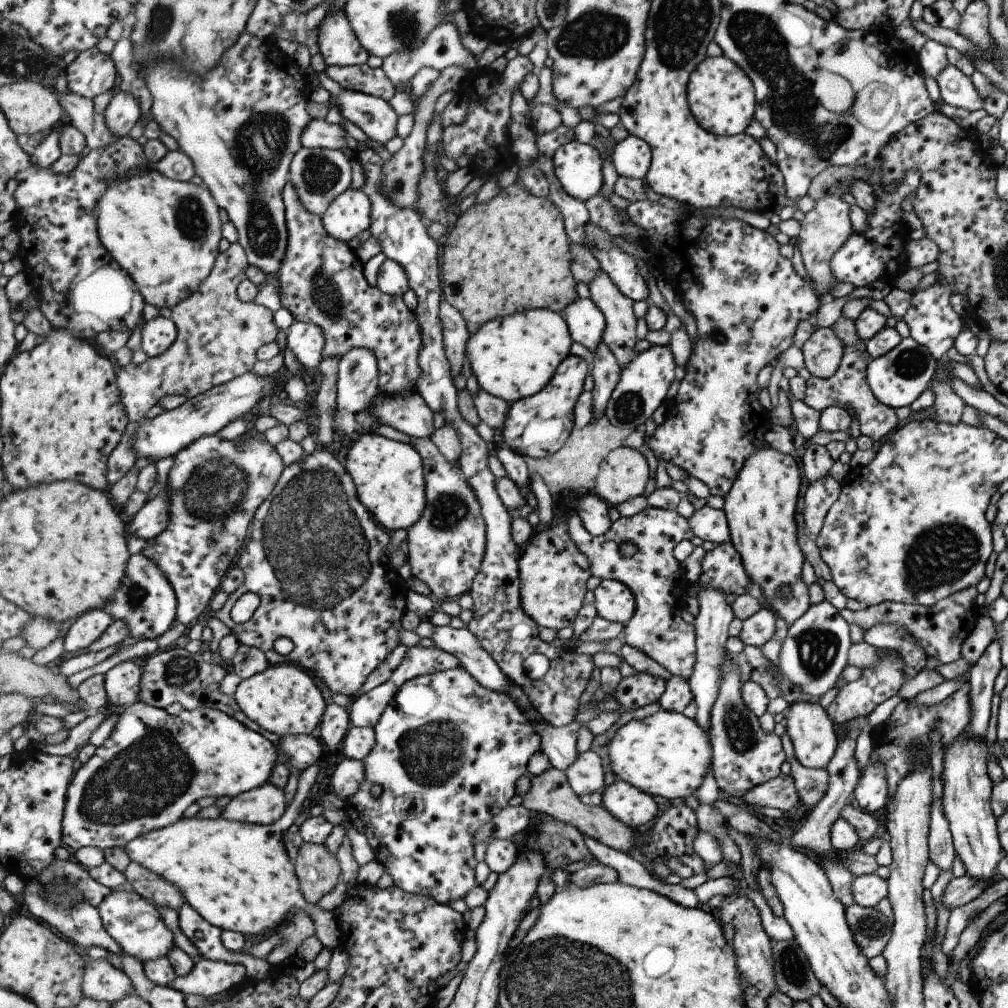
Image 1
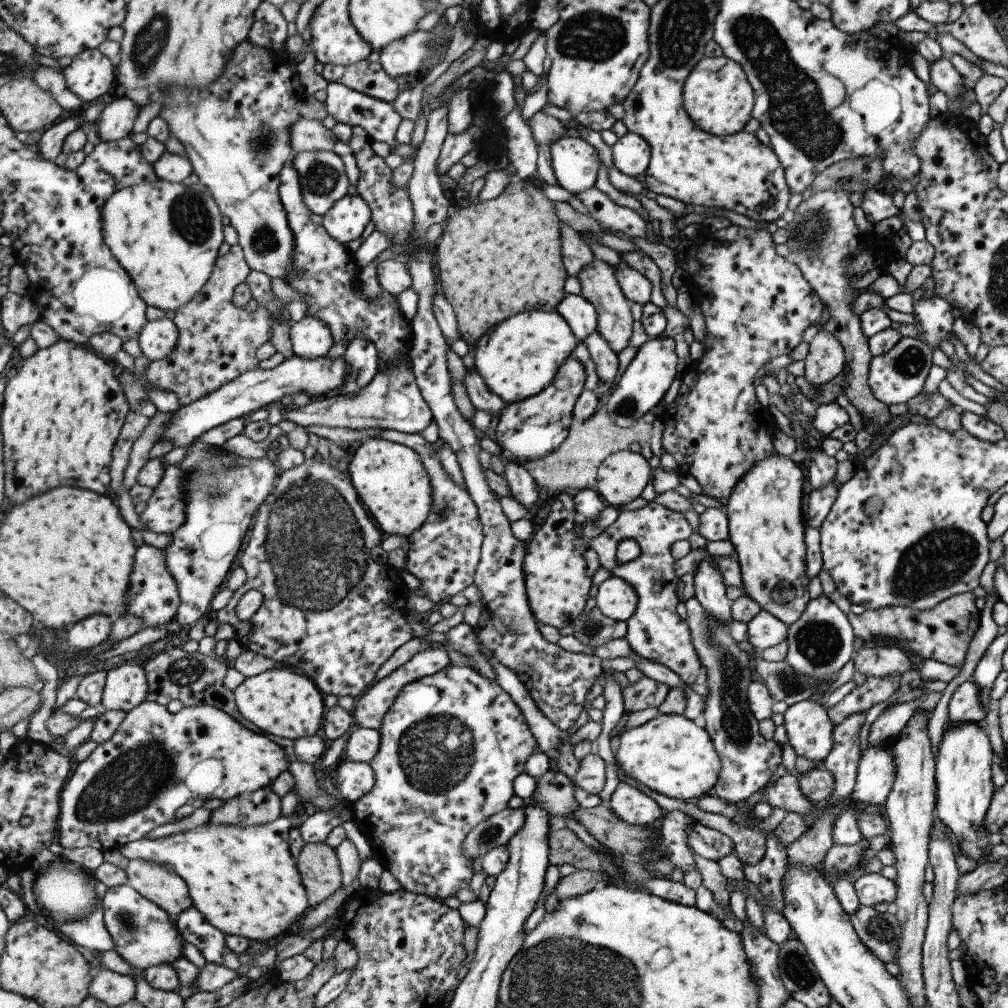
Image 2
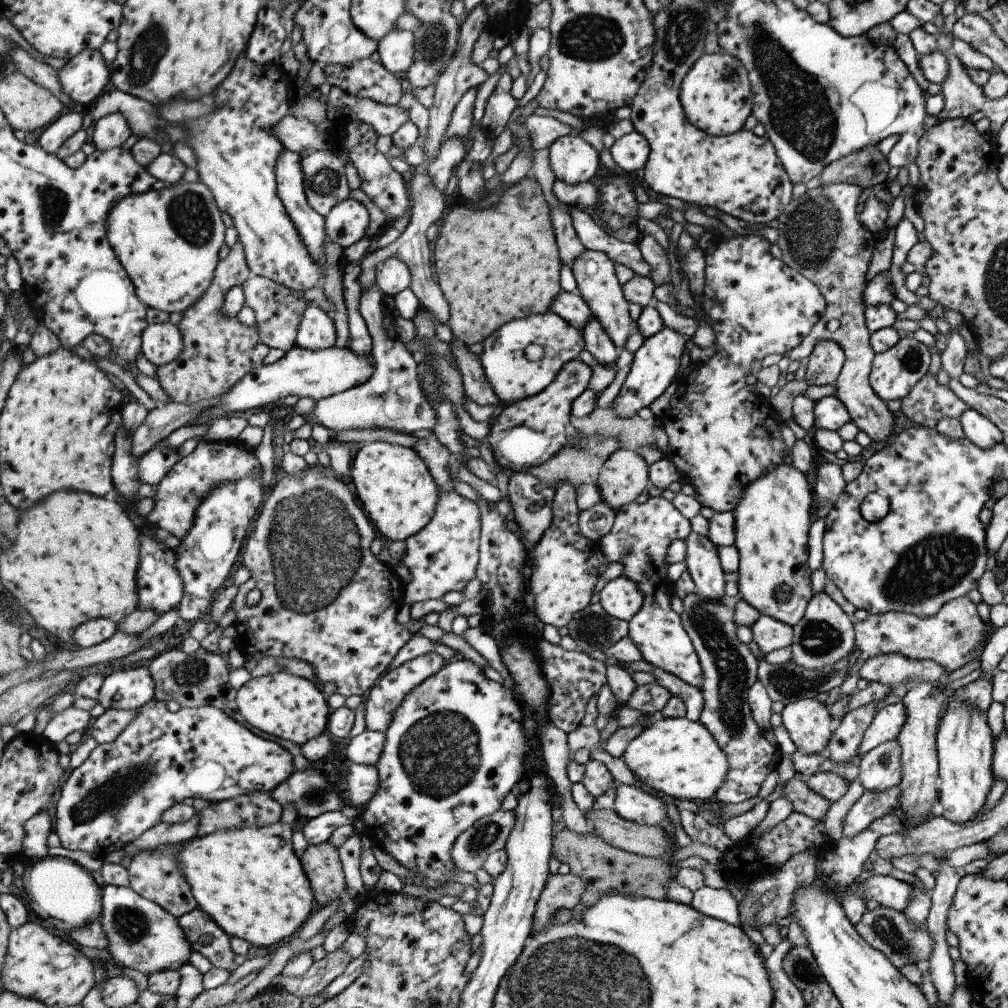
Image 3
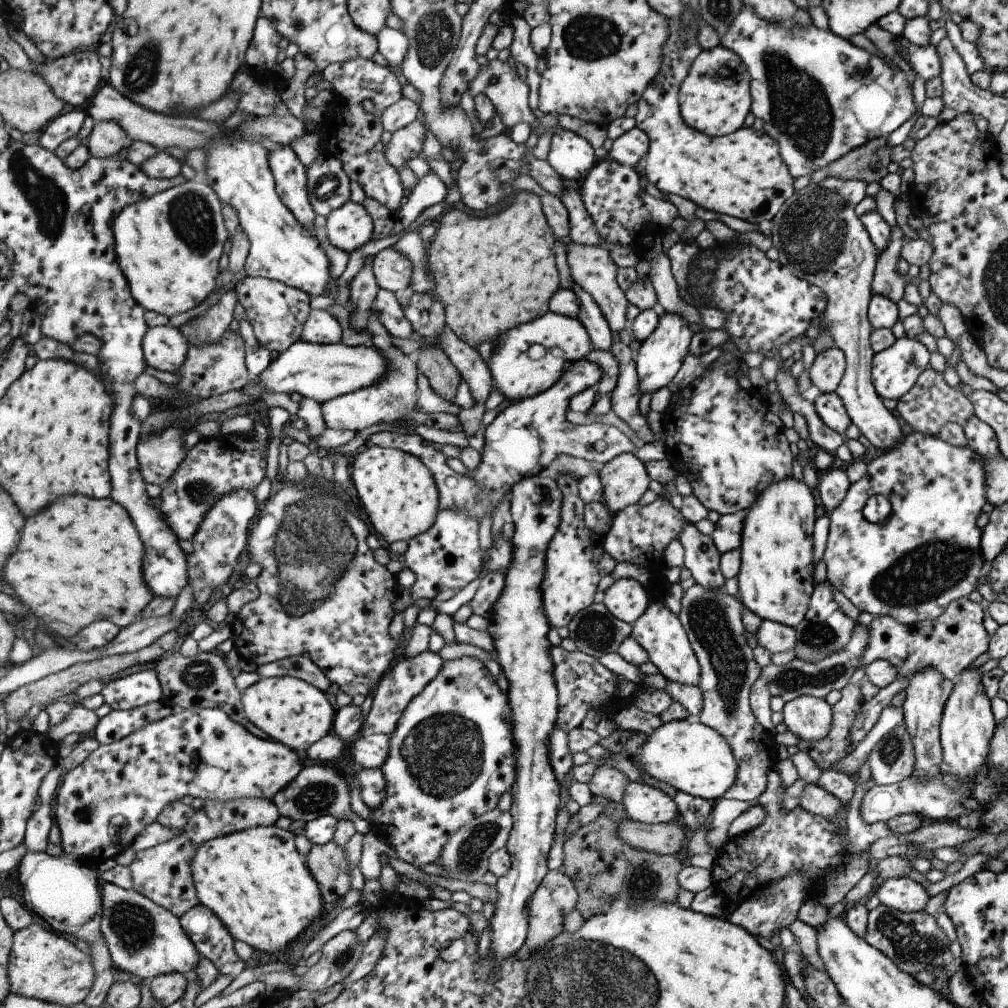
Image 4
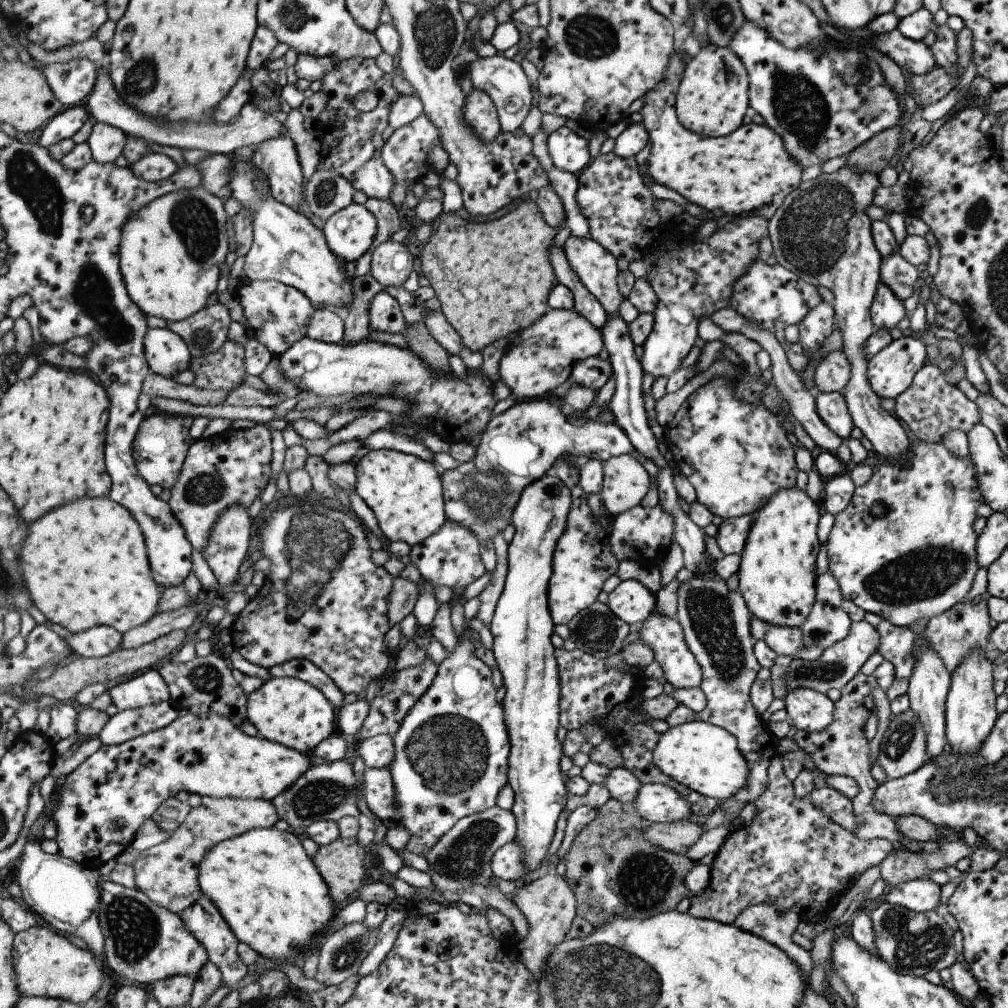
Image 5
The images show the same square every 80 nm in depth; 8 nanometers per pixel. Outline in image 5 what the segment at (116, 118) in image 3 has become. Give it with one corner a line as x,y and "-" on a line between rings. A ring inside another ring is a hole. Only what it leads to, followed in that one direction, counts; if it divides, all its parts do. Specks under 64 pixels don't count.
94,122
93,130
88,138
92,157
101,164
114,163
124,154
129,138
120,128

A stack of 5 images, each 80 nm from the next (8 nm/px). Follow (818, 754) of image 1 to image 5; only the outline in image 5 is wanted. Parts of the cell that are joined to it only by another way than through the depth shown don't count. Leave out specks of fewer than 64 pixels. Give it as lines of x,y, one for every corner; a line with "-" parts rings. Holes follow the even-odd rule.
795,687
783,699
789,724
809,734
820,731
832,721
833,703
823,693

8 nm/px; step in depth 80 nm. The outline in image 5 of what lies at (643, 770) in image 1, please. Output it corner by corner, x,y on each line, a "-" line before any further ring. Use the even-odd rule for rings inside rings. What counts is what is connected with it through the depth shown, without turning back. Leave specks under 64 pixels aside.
699,719
671,727
662,733
654,750
655,764
673,780
720,802
732,799
748,777
748,762
739,752
736,738
723,727

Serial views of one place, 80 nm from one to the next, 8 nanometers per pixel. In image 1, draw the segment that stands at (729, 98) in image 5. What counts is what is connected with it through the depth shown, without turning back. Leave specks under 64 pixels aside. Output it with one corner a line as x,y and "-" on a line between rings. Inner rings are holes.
724,55
704,58
691,72
686,86
686,101
695,122
714,135
743,133
753,119
755,99
751,81
739,66

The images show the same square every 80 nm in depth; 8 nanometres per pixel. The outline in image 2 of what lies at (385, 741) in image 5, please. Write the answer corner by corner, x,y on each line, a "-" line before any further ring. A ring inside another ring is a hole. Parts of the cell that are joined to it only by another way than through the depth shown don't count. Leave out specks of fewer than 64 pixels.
359,727
351,734
346,747
345,757
349,761
370,763
377,755
381,746
380,730

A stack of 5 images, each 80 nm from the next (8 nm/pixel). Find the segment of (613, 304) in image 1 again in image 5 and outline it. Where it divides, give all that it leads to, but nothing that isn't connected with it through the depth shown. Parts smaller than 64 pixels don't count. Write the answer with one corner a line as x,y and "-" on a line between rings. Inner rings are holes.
571,234
563,246
572,269
577,272
578,277
585,283
585,286
587,286
587,288
597,297
597,300
603,304
609,315
618,315
619,306
623,304
623,299
628,299
623,298
623,294
619,292
619,286
617,286
617,278
619,278
619,272
621,272
618,265
618,258
615,258
615,255
611,254
610,250
607,250
602,243
597,242
593,238
579,238

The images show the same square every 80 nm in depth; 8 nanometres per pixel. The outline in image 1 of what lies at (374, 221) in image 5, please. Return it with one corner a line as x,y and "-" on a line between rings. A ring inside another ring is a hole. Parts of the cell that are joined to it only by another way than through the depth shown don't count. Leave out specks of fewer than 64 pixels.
349,188
332,202
322,221
332,237
349,242
371,228
371,199
363,189

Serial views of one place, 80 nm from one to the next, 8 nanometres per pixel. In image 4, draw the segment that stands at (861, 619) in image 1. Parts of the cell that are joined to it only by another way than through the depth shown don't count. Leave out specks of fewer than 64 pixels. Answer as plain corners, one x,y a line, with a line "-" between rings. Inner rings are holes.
961,597
951,601
937,618
913,621
908,625
889,616
874,616
867,626
868,641
859,657
858,666
867,666
876,659
888,660
895,668
896,675
888,685
879,689
876,696
865,700
861,705
849,729
849,738
854,745
867,736
881,710
889,706
889,701
895,694
904,690
908,685
908,677
911,677
912,673
931,665
952,681
956,674
969,666
979,654
986,652
989,637
981,623
983,611
984,604
974,603
967,597

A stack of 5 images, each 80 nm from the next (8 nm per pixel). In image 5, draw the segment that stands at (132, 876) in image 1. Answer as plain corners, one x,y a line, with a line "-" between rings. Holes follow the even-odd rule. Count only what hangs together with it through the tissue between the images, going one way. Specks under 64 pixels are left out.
204,796
201,804
190,809
185,820
166,841
141,852
134,864
136,887
153,902
181,914
202,897
200,865
212,847
253,829
273,828
279,819
273,801

